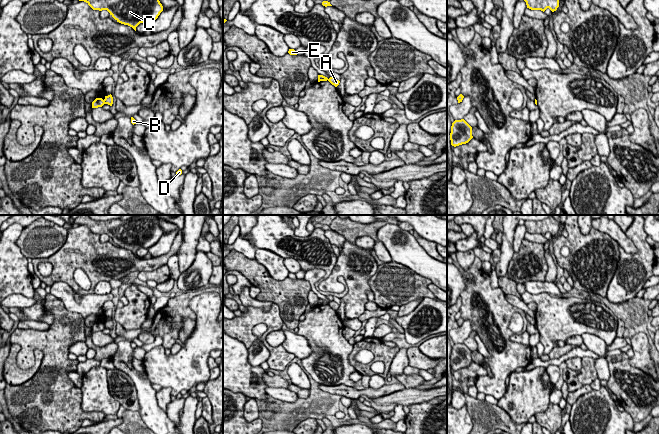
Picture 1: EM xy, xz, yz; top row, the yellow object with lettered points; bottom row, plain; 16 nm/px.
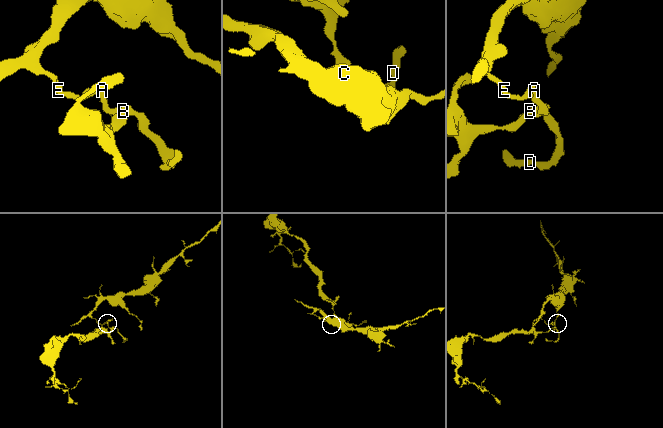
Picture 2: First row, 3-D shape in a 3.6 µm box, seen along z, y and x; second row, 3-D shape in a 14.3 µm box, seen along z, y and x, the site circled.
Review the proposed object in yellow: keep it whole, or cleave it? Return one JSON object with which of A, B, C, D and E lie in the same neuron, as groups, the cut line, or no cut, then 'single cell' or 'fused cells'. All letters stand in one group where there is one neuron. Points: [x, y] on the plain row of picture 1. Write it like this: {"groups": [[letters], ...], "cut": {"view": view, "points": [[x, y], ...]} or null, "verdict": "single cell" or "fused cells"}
{"groups": [["A", "B", "D"], ["C", "E"]], "cut": {"view": "xy", "points": [[103, 324], [105, 327]]}, "verdict": "fused cells"}

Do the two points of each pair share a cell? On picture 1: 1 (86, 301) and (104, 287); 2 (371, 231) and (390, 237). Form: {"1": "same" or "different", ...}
{"1": "different", "2": "different"}

